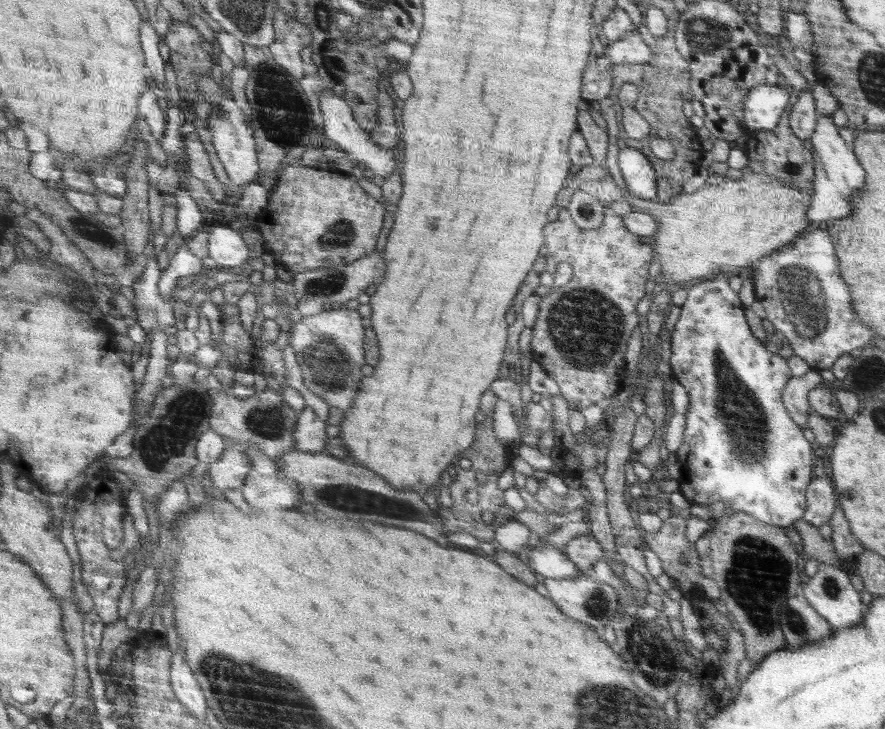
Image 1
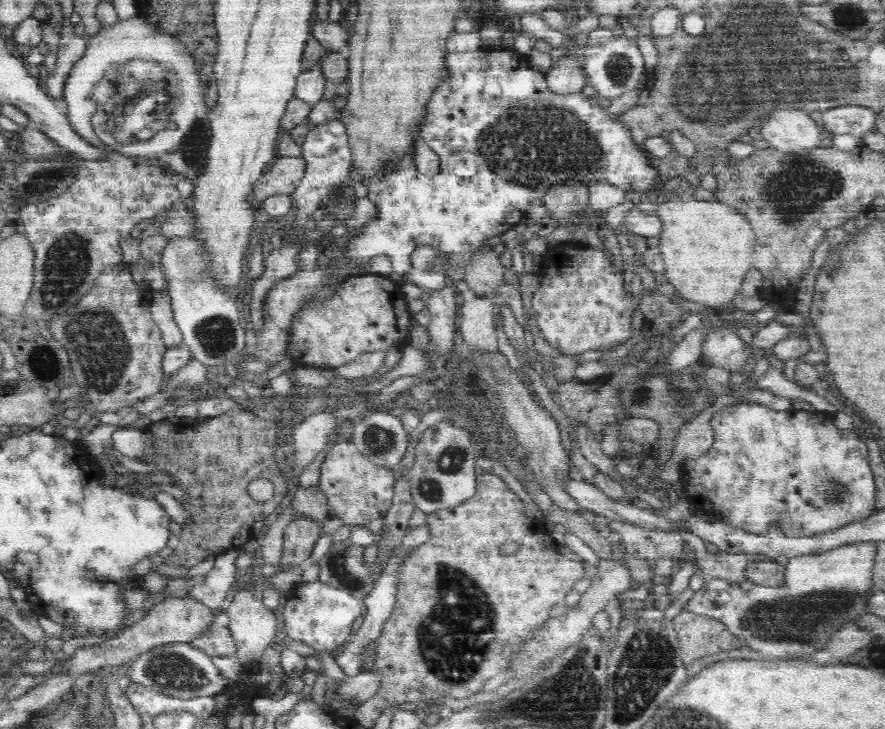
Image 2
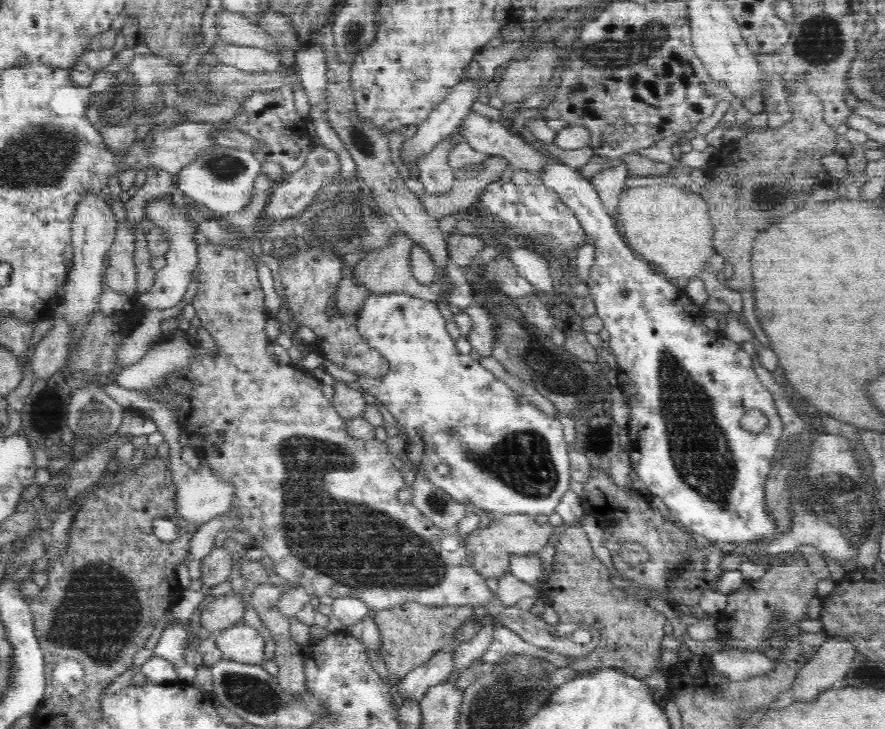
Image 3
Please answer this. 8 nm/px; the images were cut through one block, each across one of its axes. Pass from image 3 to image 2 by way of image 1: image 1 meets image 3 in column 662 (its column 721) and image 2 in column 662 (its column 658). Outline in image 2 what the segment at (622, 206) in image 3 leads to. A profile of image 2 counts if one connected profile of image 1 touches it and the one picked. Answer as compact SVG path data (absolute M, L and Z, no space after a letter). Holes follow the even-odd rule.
M678 195L674 196L673 200L671 199L670 202L659 203L654 214L660 217L663 224L662 230L657 234L657 237L658 248L660 249L662 262L664 262L664 276L666 280L674 286L675 290L678 290L678 294L680 294L681 298L695 303L704 302L704 305L706 306L720 306L720 304L730 302L730 300L740 292L742 278L744 278L744 274L750 270L750 254L752 254L752 248L755 248L757 243L755 232L752 230L748 219L737 210L734 210L732 207L729 207L727 204L721 203L718 200L704 201L695 198L683 200Z

